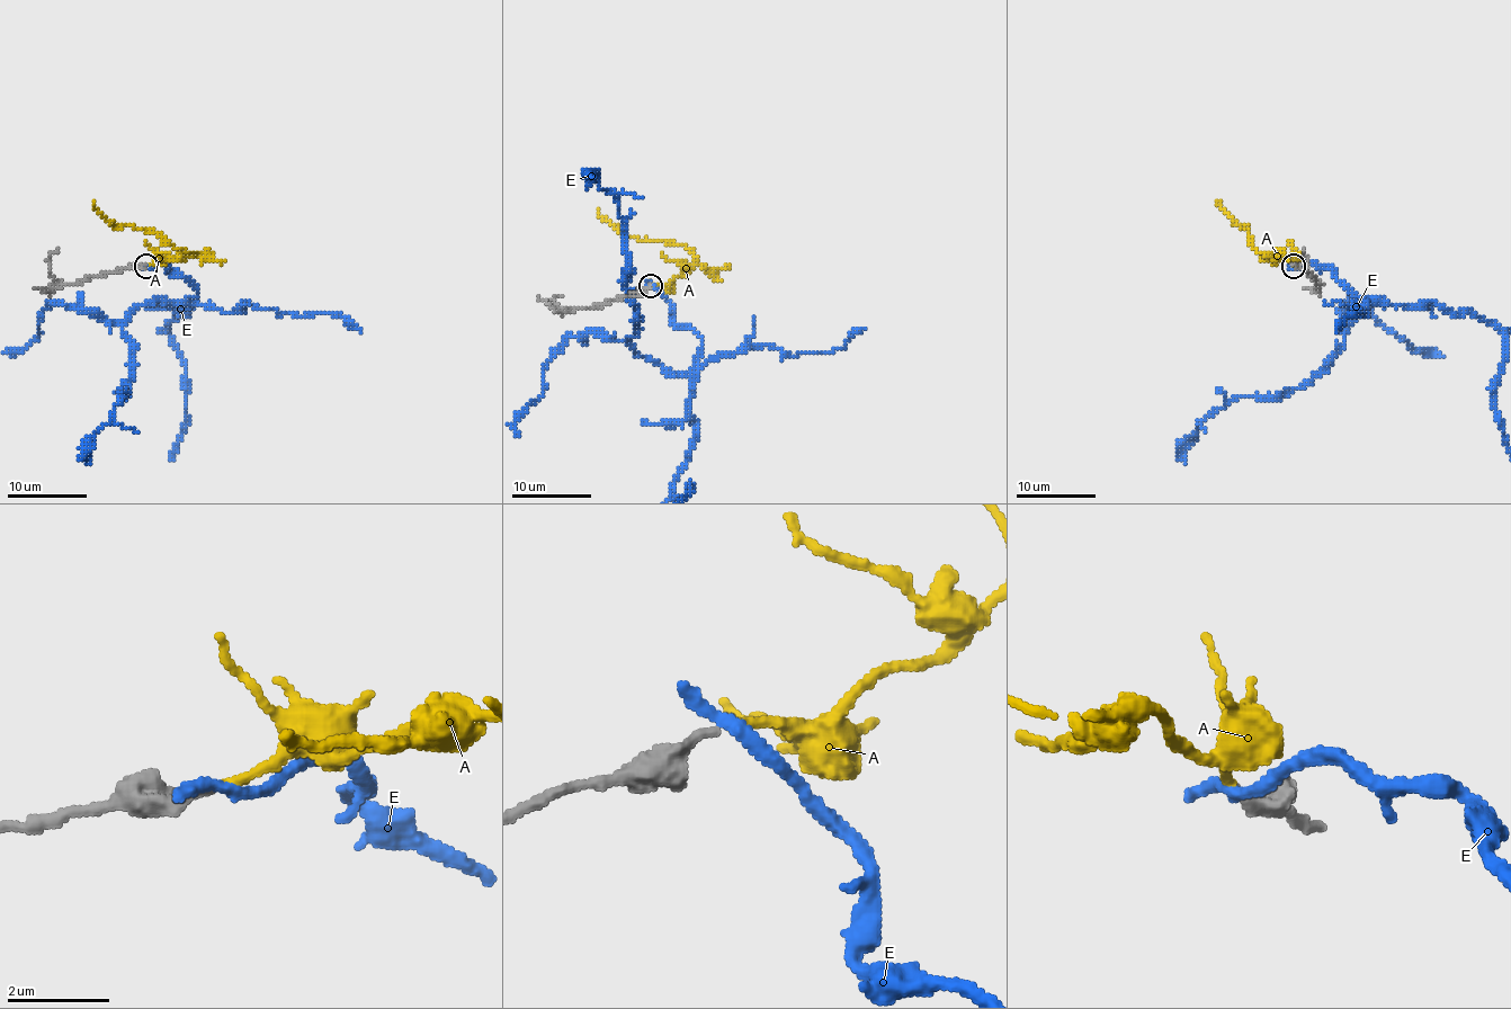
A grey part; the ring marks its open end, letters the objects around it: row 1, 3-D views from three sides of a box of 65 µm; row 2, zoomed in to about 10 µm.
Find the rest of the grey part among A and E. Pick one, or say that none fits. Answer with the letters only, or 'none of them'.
A

